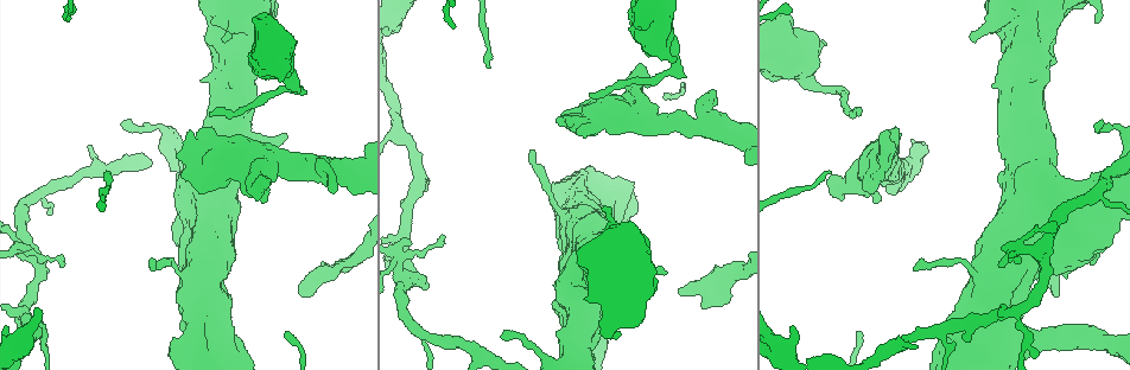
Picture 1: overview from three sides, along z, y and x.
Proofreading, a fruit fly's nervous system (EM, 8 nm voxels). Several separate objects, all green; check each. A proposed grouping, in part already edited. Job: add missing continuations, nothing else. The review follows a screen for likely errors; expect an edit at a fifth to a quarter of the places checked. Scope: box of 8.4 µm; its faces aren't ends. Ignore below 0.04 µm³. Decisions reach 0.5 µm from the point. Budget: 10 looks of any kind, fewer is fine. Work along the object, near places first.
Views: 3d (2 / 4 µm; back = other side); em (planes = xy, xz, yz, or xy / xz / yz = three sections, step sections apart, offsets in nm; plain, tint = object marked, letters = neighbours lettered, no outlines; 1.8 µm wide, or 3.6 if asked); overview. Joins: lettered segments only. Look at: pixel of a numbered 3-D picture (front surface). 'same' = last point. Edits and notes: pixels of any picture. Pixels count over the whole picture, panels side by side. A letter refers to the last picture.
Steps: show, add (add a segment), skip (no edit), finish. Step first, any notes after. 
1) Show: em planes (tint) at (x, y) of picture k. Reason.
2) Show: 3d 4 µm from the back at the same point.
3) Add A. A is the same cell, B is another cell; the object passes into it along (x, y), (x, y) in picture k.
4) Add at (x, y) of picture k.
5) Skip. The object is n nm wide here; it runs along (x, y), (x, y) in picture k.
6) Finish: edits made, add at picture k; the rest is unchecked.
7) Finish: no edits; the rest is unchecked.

Show: em xz step 16 (tint) at (476, 350) of picture 1.

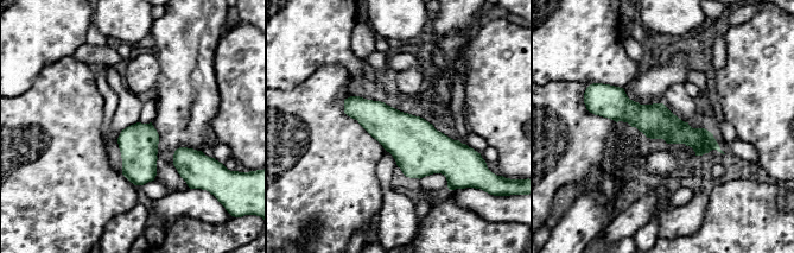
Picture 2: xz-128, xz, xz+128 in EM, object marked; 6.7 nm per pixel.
Show: em planes (letters) at the same point. Another direction.

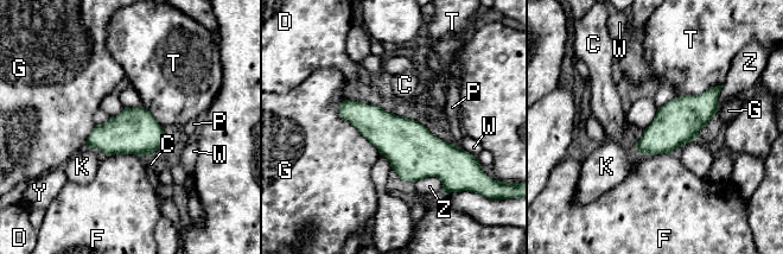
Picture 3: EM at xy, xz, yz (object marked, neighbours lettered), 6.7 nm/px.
Skip. C, D, F, G, K, P, T, W, Y and Z are other cells; a border runs along (142, 156), (109, 154), (107, 157) in picture 3; no lettered segment goes on from it.

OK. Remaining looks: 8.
Show: em xy step 8 (letters) at (665, 271) of picture 1. An open end.

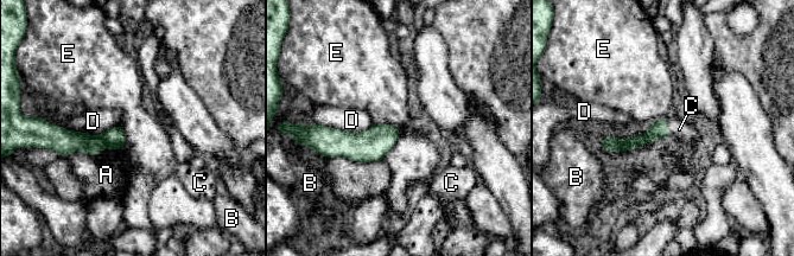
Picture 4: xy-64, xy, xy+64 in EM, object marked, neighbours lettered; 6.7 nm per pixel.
Add at (679, 129) of picture 4. C is the same cell, A, B, D and E are other cells; the object passes into it along (659, 129), (667, 127), (679, 129) in picture 4; it goes on there.

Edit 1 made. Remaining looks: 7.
Show: overview. Redraw.

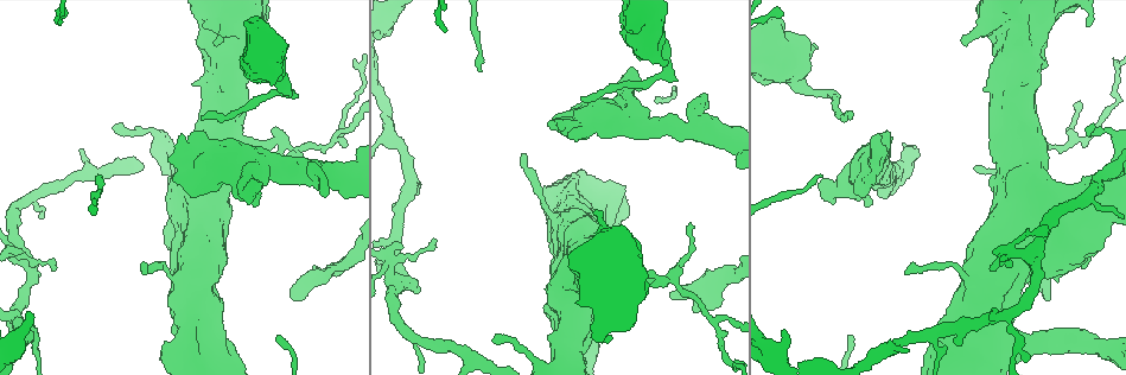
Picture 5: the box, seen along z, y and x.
Show: 3d 2 µm at (603, 135) of picture 5. Closes a loop.

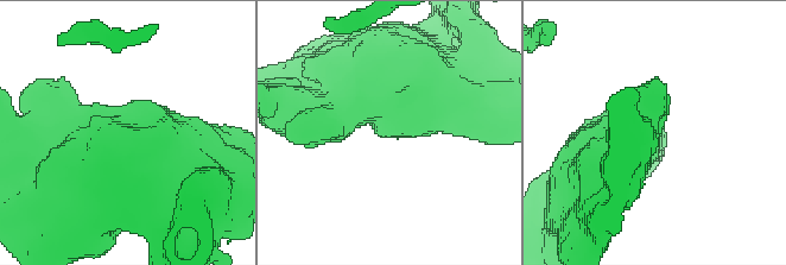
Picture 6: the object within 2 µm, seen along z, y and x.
Show: em planes (tint) at (396, 129) of picture 6. Now the EM.

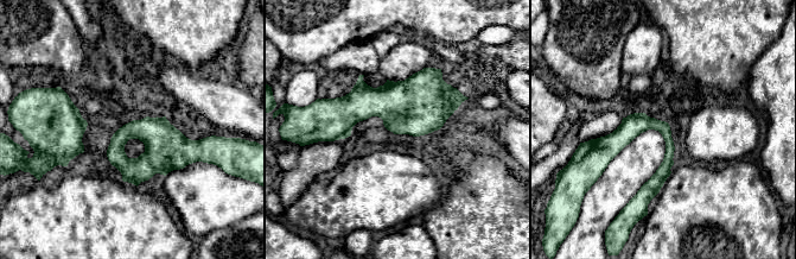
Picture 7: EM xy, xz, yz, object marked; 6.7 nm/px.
Show: em planes (letters) at the same point.

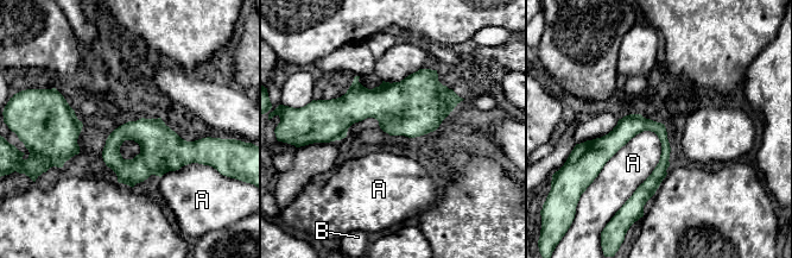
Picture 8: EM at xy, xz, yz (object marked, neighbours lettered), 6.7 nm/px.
Skip. The longest contact is with A, 550 nm; A and B are other cells; a border runs along (658, 136), (637, 133), (594, 180) in picture 8; no lettered segment goes on from it.

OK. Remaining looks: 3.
Show: em yz step 16 (letters) at (293, 299) of picture 5. Free end.

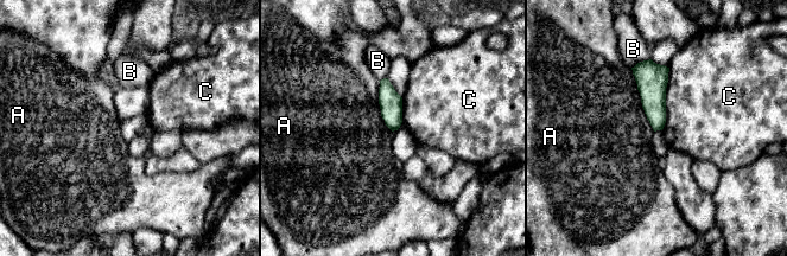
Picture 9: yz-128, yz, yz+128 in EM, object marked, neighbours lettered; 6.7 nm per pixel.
Show: em planes (letters) at the same point. Another direction.

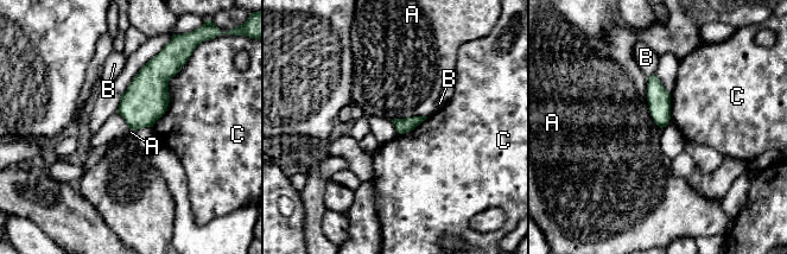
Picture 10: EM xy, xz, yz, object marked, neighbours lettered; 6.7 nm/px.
Skip. A, B and C are other cells; a border runs along (646, 77), (648, 112), (660, 128) in picture 10; none of them fits.

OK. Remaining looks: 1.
Finish: edits made, add at picture 4; the rest is unchecked.

